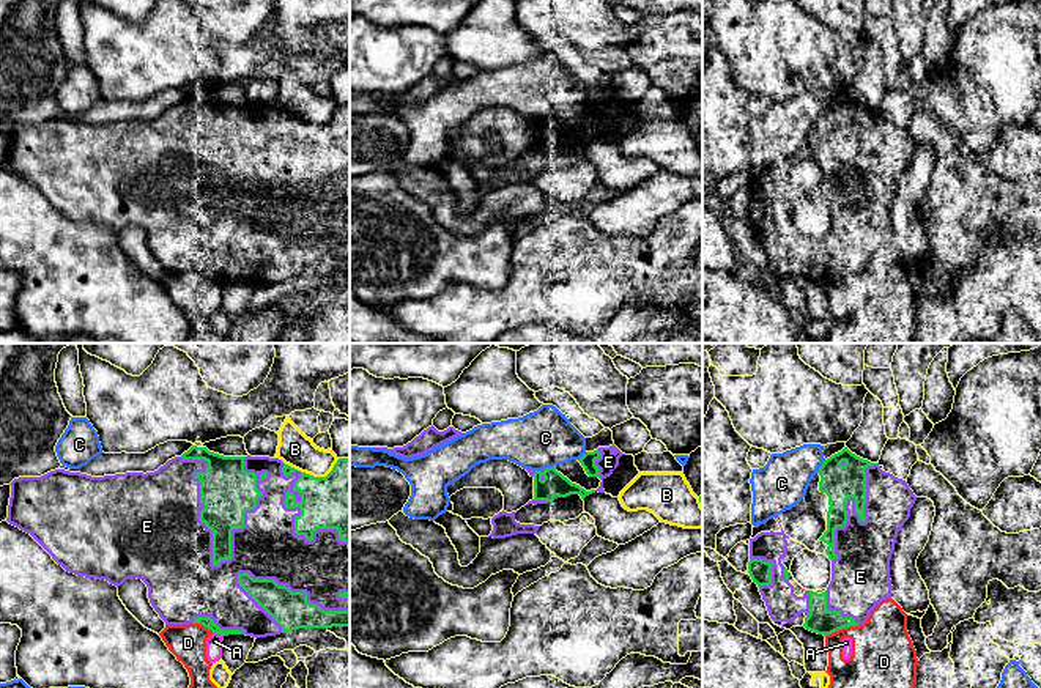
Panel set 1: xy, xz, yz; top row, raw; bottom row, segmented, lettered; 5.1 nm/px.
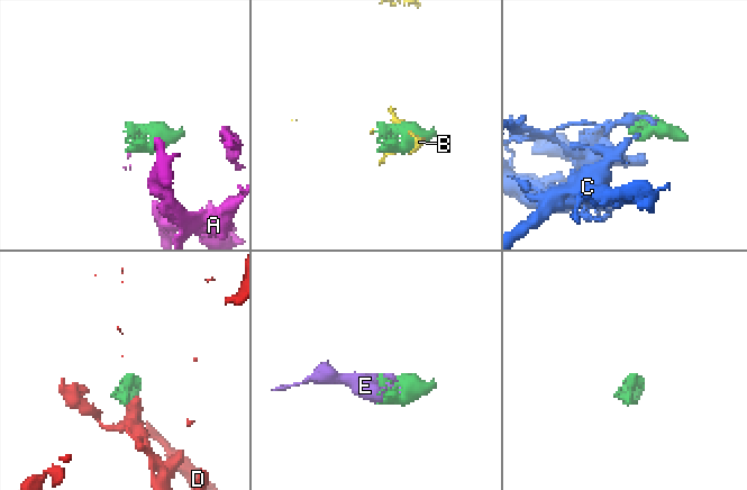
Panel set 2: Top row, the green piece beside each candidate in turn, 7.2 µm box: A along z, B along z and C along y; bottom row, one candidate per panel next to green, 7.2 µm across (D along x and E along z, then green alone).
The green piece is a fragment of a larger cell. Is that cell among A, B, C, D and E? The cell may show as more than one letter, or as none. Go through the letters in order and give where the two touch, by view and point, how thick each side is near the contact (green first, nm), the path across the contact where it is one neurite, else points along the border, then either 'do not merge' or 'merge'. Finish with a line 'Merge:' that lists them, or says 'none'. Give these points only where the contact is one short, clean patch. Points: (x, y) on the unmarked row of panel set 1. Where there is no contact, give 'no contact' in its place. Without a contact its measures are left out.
A: contact xy (218, 281); calibres 60 and 80 nm; do not merge
B: contact xy (322, 125); calibres 320 and 180 nm; do not merge
C: contact yz (821, 114); calibres 180 and 260 nm; do not merge
D: contact yz (841, 276); calibres 140 and 320 nm; do not merge
E: contact xy (200, 147); calibres 280 and 460 nm; merge
Merge: E

